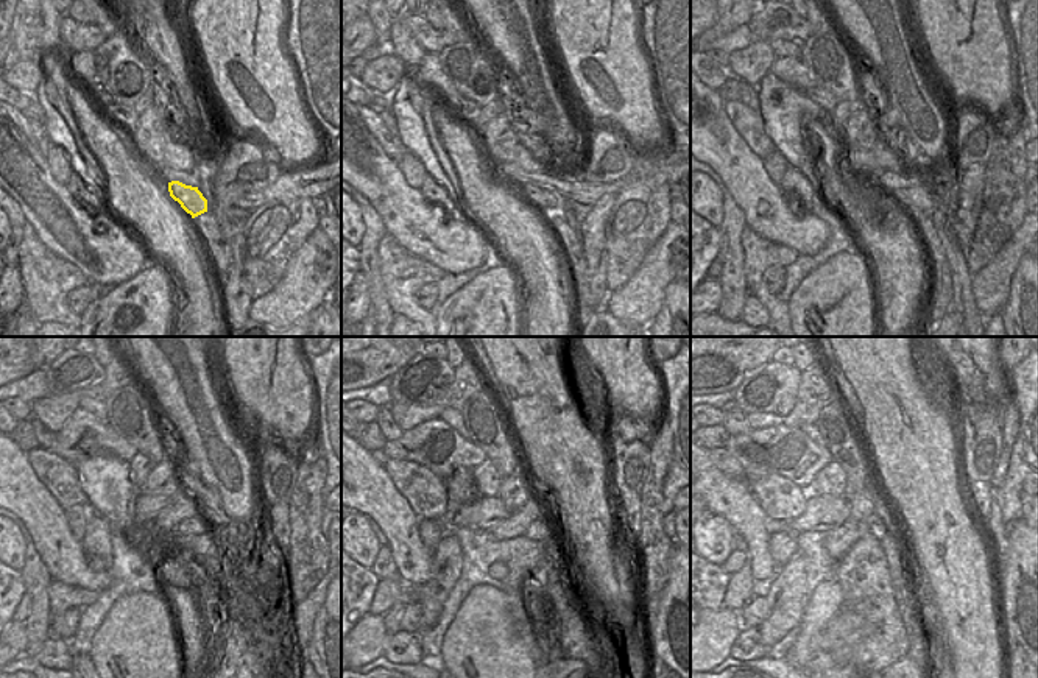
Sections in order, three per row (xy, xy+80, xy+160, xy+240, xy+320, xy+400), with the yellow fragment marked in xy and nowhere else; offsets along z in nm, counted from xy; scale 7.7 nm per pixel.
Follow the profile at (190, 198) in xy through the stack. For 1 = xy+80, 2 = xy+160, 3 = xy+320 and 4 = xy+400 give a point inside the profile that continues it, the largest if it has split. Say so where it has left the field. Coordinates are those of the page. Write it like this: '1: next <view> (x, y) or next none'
1: next xy+80 (544, 200)
2: next xy+160 (893, 180)
3: next xy+320 (540, 529)
4: next xy+400 (876, 529)

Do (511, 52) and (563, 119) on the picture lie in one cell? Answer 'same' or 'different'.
same

